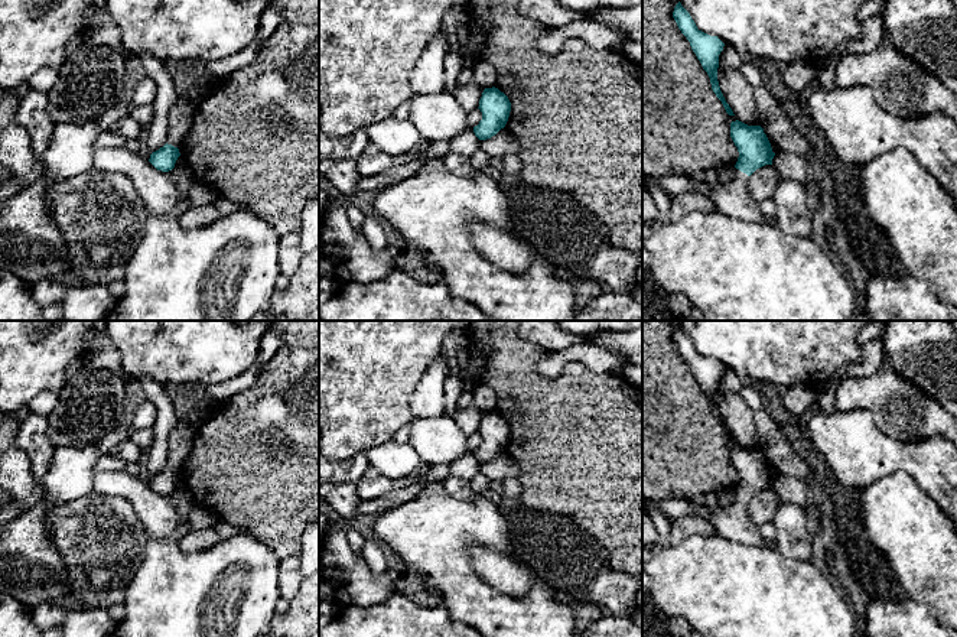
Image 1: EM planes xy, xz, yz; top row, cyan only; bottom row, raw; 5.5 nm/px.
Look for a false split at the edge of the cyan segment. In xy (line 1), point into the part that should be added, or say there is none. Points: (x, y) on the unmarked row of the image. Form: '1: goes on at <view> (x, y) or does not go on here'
1: does not go on here

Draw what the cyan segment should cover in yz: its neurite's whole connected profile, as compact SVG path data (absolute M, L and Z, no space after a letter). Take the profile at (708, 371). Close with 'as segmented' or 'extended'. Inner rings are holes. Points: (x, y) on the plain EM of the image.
M680 325L674 331L673 341L681 357L690 365L690 370L703 393L707 396L713 416L722 425L726 436L729 439L735 439L726 426L717 404L719 378L723 374L725 367L717 360L710 360L699 354L690 337L681 329Z; as segmented

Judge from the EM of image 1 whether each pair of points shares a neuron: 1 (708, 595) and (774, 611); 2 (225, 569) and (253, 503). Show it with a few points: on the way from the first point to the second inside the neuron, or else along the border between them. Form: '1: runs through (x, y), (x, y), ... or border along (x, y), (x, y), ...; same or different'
1: runs through (723, 595), (742, 598), (758, 610); same
2: border along (240, 527), (248, 527), (270, 548); different

